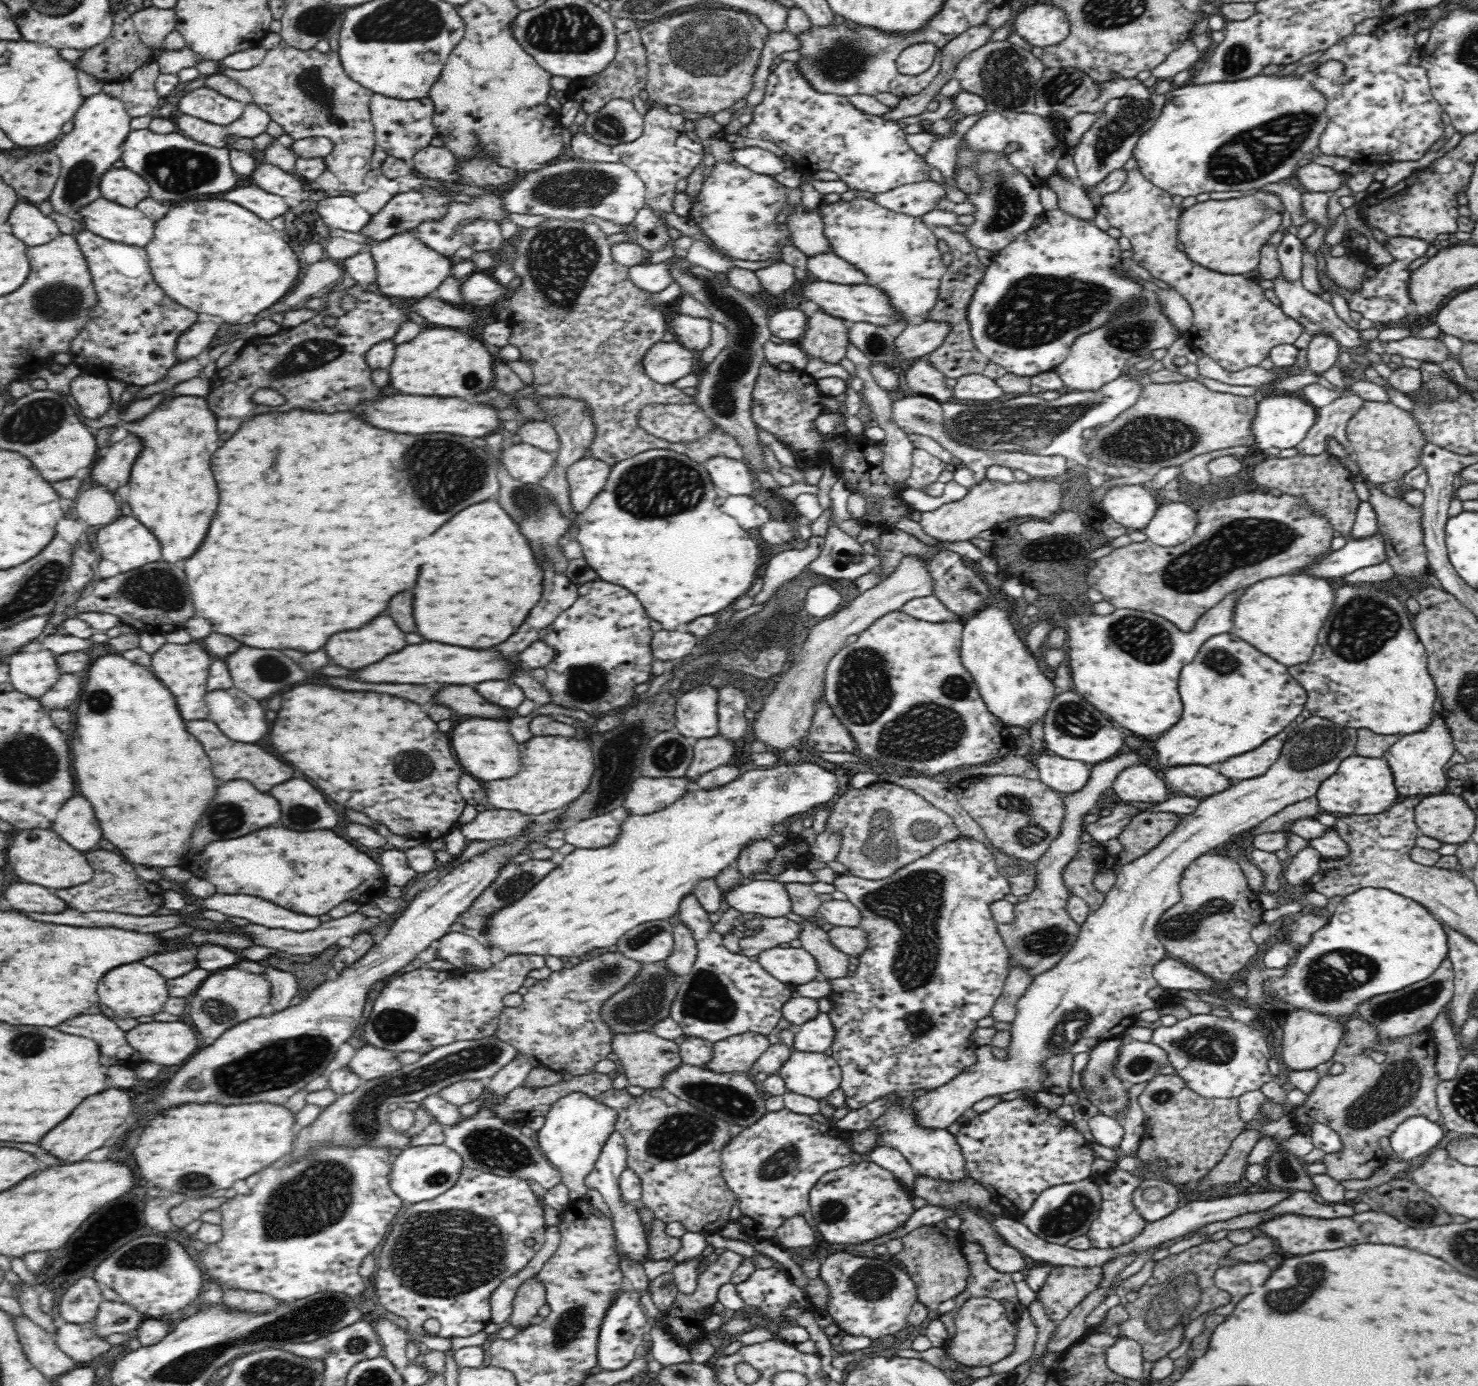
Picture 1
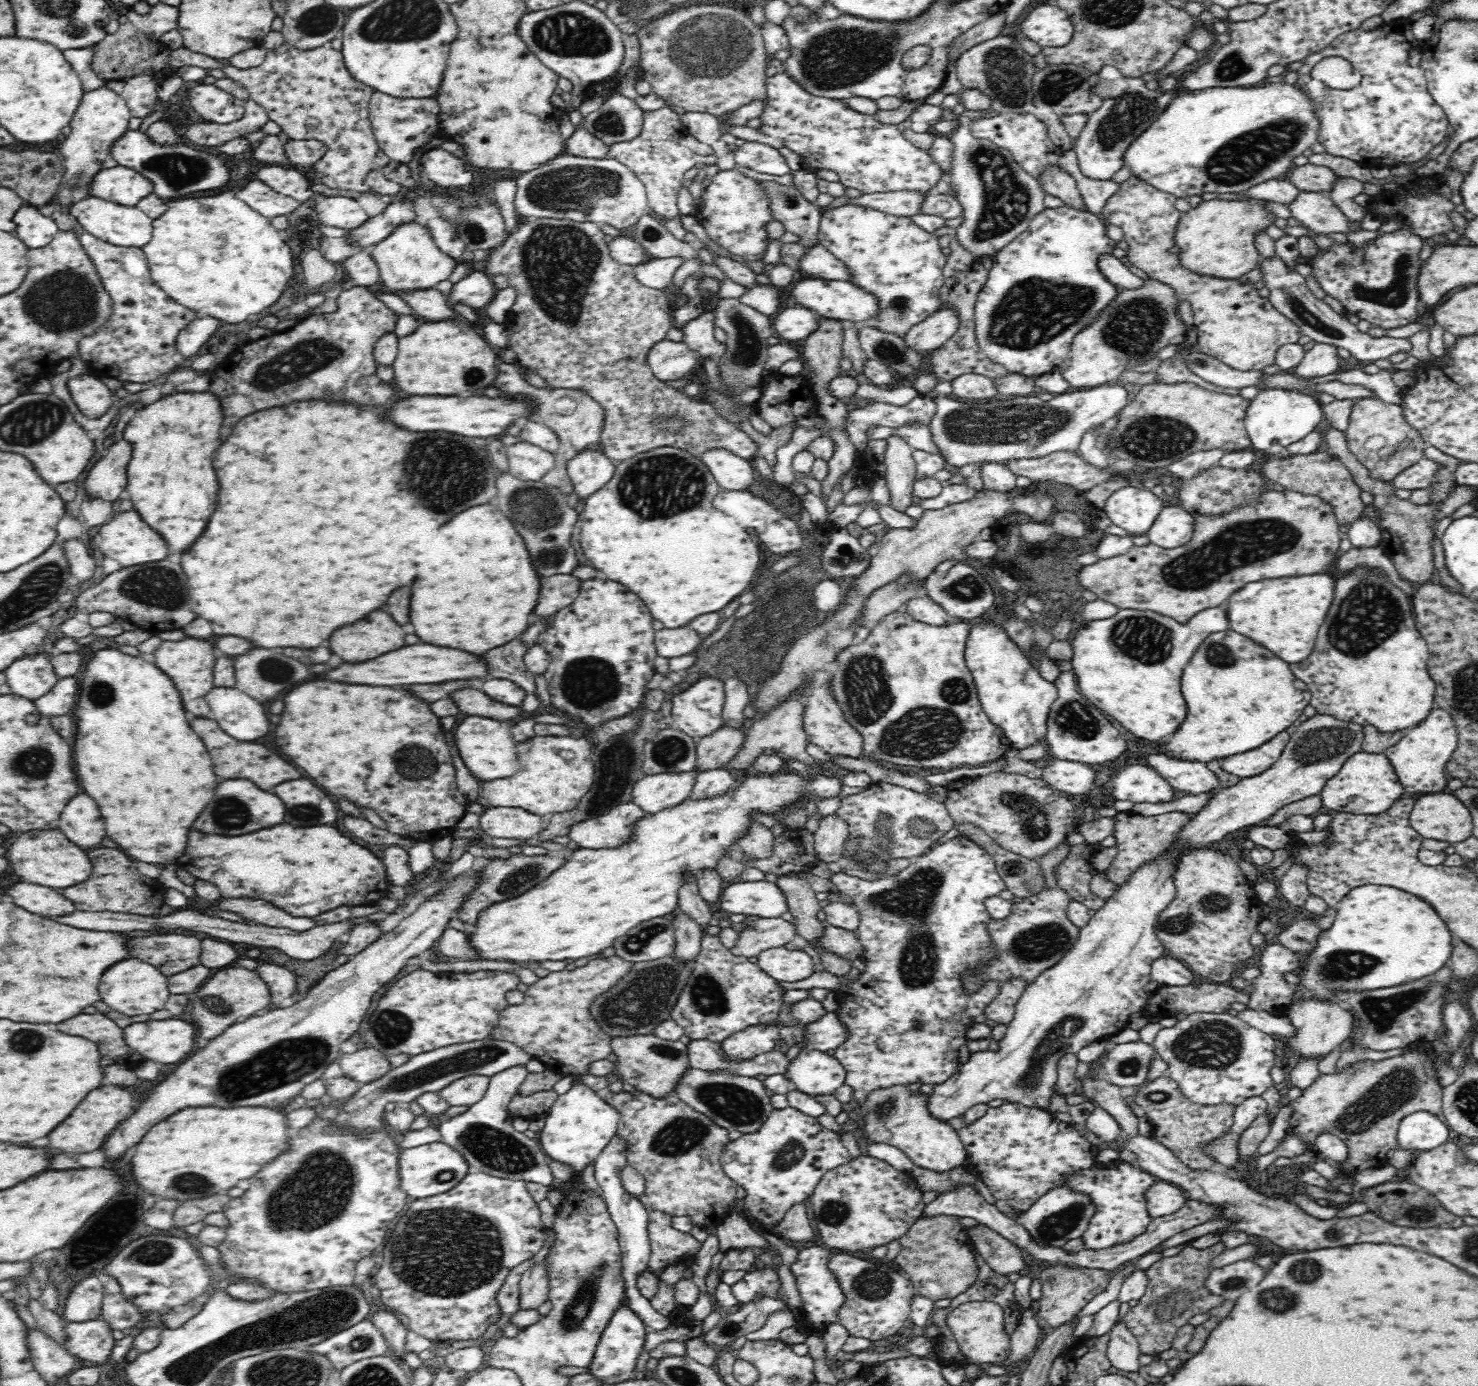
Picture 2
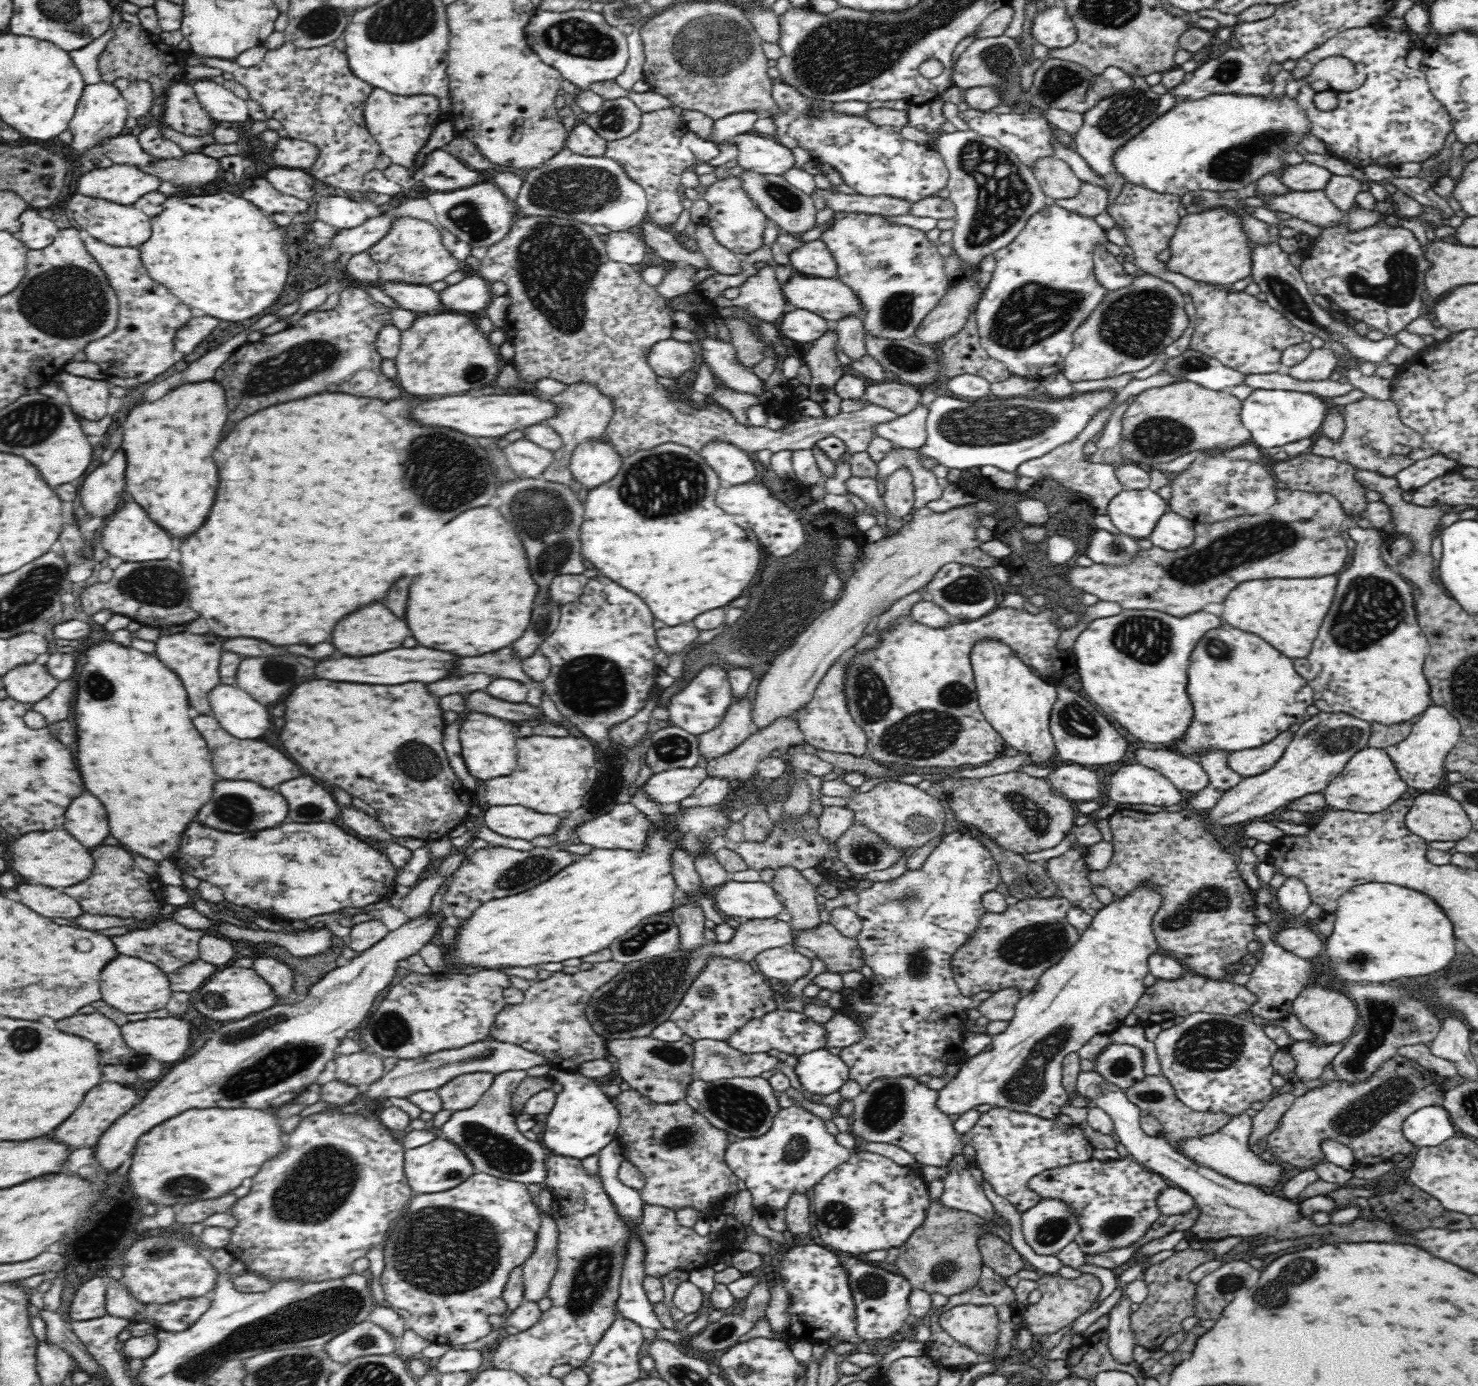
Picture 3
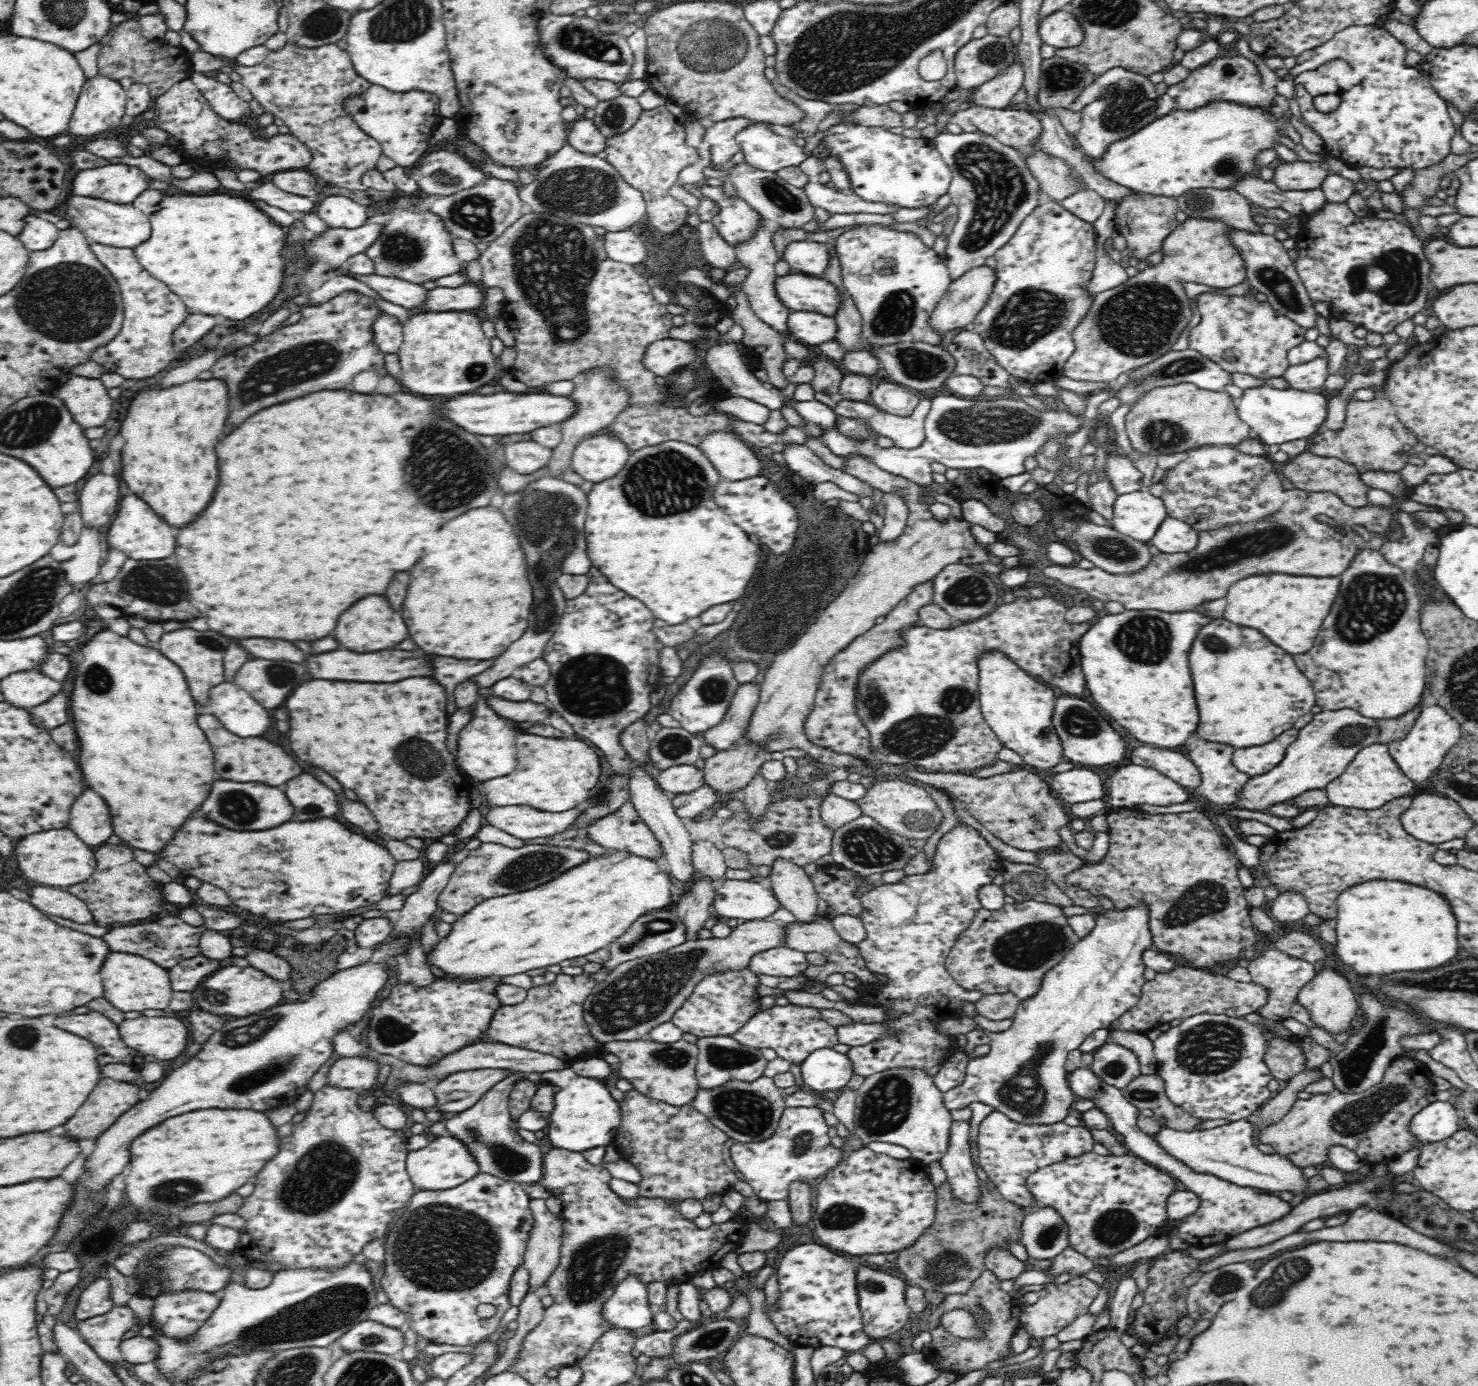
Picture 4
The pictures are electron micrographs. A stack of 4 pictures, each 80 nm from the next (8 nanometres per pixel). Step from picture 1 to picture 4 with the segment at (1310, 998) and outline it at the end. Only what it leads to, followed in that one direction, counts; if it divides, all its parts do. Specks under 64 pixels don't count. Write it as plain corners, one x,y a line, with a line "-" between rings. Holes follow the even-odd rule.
1376,878
1344,890
1339,894
1336,906
1336,954
1360,976
1390,974
1398,970
1430,970
1454,960
1458,954
1457,920
1451,904
1431,888

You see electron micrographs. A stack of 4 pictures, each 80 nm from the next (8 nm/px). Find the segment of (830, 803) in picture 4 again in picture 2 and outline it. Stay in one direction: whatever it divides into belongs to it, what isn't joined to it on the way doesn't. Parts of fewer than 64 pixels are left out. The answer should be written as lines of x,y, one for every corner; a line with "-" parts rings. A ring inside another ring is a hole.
837,812
824,816
815,832
814,846
819,860
827,863
840,860
845,852
848,838
848,823
838,816

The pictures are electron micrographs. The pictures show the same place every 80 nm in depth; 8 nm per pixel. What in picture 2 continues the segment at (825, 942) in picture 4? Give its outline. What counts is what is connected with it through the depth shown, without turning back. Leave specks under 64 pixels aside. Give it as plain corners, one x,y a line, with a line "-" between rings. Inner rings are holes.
834,925
825,926
824,934
808,942
808,946
820,953
824,951
834,953
851,963
856,959
862,959
864,952
864,947
854,932

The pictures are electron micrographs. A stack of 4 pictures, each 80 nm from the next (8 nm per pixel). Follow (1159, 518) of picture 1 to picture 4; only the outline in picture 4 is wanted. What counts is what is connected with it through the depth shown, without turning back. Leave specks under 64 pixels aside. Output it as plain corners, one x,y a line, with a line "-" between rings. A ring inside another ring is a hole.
1166,517
1150,542
1164,554
1188,554
1198,546
1199,534
1188,523

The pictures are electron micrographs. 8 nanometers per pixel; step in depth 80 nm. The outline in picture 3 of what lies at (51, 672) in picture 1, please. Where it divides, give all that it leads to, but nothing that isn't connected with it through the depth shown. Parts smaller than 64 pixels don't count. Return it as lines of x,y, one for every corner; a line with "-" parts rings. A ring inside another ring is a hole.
28,664
10,670
2,678
8,697
29,705
46,698
58,685
45,666

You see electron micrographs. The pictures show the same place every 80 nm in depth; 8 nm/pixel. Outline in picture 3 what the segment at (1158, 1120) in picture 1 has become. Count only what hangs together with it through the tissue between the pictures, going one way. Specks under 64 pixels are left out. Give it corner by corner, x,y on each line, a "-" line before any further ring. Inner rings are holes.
1161,1074
1145,1076
1143,1081
1136,1082
1136,1084
1123,1091
1130,1102
1139,1106
1141,1110
1148,1110
1149,1114
1152,1114
1160,1121
1160,1124
1163,1125
1162,1136
1171,1147
1176,1147
1179,1144
1179,1140
1188,1138
1188,1136
1212,1134
1212,1132
1216,1132
1220,1127
1231,1121
1230,1115
1226,1113
1200,1113
1189,1109
1174,1095
1174,1090
1168,1078

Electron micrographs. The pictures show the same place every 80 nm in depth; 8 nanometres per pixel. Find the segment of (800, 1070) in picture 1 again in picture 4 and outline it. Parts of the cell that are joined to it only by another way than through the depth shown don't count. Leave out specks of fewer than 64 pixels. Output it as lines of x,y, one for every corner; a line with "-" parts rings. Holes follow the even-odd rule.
834,1048
813,1051
801,1067
804,1085
816,1094
844,1089
854,1075
853,1062
848,1054
841,1054

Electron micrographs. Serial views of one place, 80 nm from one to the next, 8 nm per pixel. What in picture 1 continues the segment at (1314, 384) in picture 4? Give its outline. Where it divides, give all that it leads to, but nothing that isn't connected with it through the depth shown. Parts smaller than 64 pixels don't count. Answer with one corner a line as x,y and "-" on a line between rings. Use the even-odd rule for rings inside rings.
1322,335
1312,337
1312,341
1307,347
1307,365
1304,372
1323,375
1336,365
1340,350
1342,348
1338,345
1338,341
1334,341
1334,339
1326,335
1323,337

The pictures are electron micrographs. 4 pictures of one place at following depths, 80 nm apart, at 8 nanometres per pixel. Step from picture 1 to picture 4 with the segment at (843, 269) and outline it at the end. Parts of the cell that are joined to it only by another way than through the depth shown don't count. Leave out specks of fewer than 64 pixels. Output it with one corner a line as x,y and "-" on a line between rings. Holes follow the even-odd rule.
794,240
784,248
781,258
790,263
794,272
819,276
828,266
828,247
826,243

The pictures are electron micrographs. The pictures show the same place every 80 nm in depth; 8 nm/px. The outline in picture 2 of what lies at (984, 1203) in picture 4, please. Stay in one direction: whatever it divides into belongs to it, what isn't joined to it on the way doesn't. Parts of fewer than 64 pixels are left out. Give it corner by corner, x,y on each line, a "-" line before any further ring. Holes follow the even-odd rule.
936,1214
918,1219
903,1237
899,1238
901,1251
894,1262
906,1272
915,1290
930,1300
954,1298
974,1286
979,1268
976,1262
976,1242
962,1225
962,1216

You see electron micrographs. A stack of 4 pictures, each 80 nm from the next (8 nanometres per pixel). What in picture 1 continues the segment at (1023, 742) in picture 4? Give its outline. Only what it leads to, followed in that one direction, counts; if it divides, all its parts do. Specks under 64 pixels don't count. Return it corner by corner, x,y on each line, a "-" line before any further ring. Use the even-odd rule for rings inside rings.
998,602
978,611
964,620
963,625
960,654
964,668
974,679
988,711
1008,728
1021,728
1021,734
1013,736
1014,744
1019,748
1023,743
1021,736
1029,735
1032,726
1046,716
1056,696
1053,680
1044,676
1036,657
1016,635
1016,625
1010,618
1007,602

